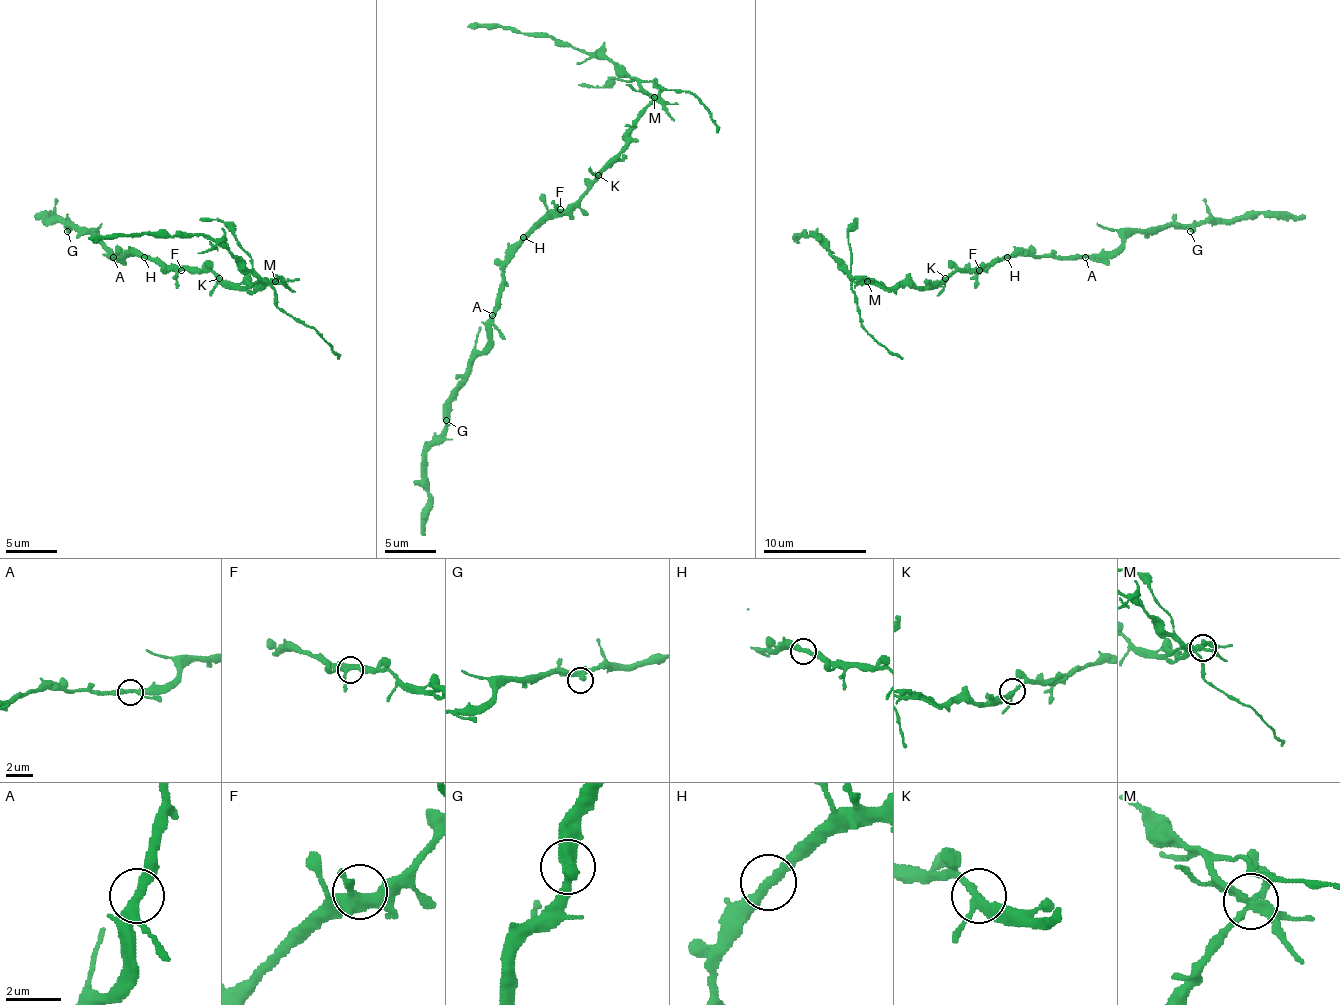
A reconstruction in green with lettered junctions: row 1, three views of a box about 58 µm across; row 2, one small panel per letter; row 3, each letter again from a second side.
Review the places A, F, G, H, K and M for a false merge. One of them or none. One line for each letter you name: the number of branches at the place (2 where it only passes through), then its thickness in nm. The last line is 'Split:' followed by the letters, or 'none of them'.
M: 4 branches meet; 280 nm thick
Split: M

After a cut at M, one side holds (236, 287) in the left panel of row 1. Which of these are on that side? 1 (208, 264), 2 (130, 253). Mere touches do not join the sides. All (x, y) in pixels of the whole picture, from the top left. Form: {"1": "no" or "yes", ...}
{"1": "yes", "2": "yes"}

